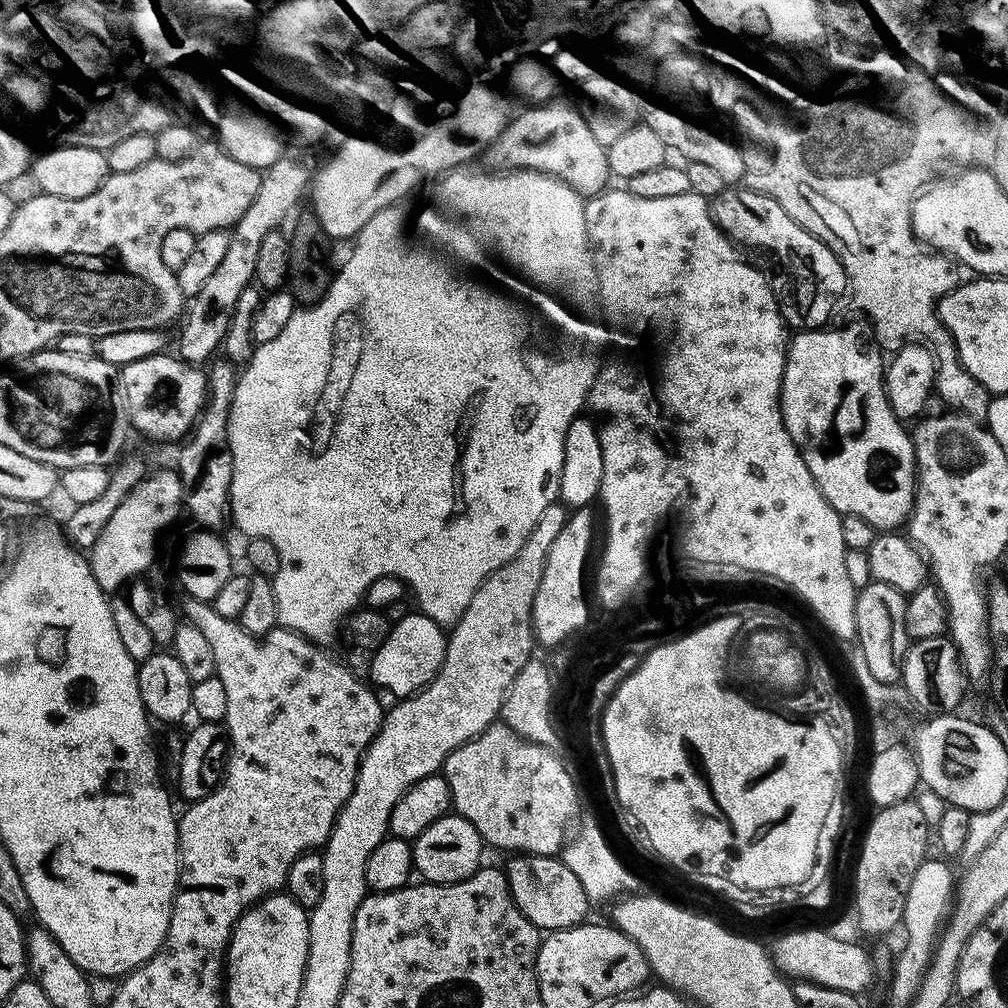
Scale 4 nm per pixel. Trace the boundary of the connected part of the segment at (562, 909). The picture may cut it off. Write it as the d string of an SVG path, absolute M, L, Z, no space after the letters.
M516 854L509 860L512 861L509 862L508 868L506 867L506 875L508 885L512 891L512 897L518 906L518 910L522 910L522 914L526 914L526 918L530 918L530 922L535 928L549 933L560 931L563 928L574 927L585 923L589 919L588 907L590 907L590 901L586 890L582 890L582 882L578 882L578 877L574 874L574 870L570 870L570 866L566 866L563 859L556 856Z

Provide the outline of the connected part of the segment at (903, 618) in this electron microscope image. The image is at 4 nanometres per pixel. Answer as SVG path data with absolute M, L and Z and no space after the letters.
M875 582L859 593L857 626L860 631L858 651L866 658L874 678L882 683L899 685L904 671L904 654L912 648L917 638L910 634L907 622L909 593L892 588L883 582Z

